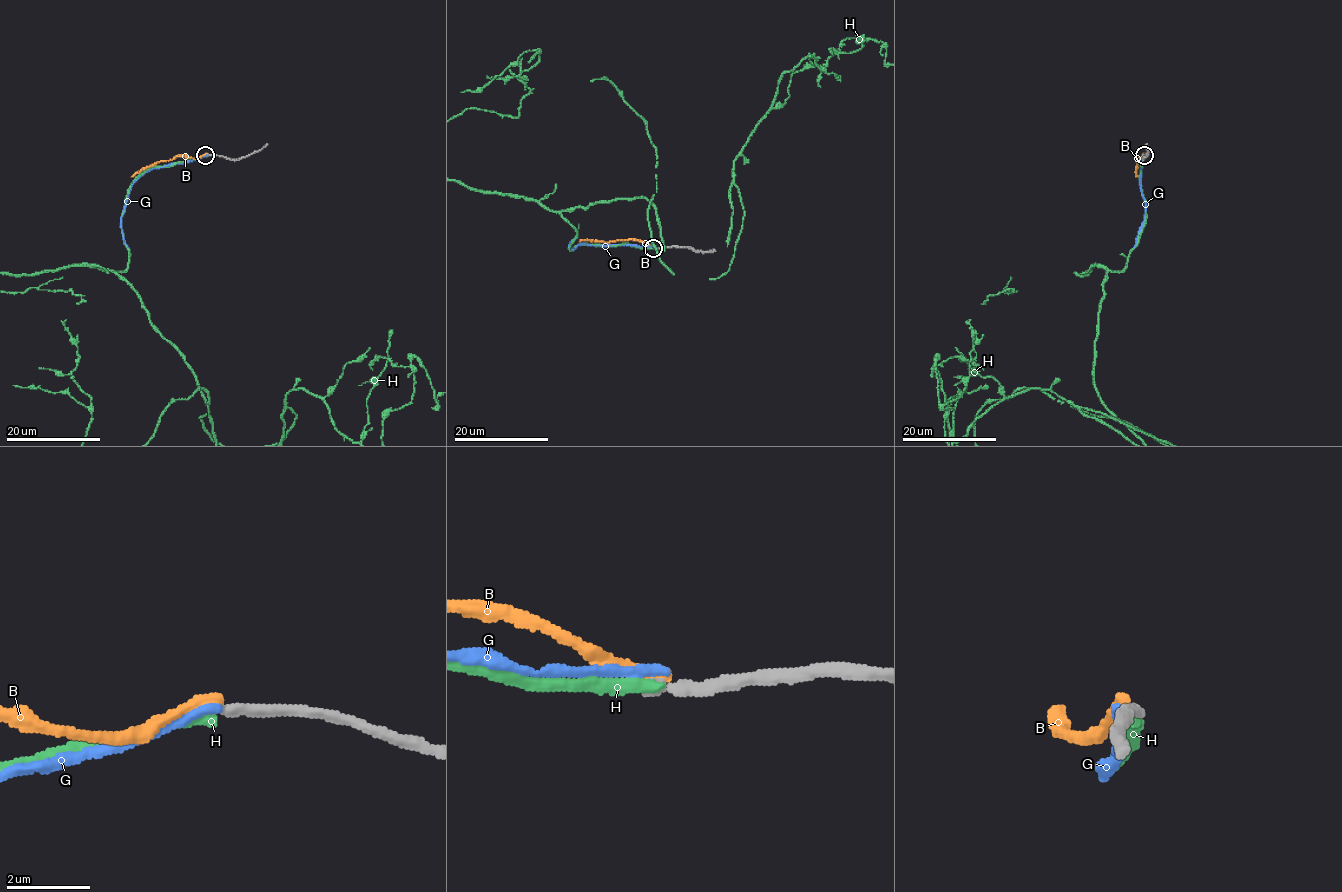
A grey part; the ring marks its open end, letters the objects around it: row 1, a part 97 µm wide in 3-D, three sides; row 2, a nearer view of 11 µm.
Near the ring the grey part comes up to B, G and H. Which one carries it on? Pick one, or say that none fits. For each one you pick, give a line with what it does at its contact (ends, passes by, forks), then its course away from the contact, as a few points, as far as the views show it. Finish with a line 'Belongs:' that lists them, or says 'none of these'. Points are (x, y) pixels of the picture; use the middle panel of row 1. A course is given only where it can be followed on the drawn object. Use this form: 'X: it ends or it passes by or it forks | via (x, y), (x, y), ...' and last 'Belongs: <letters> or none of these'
Belongs: none of these

